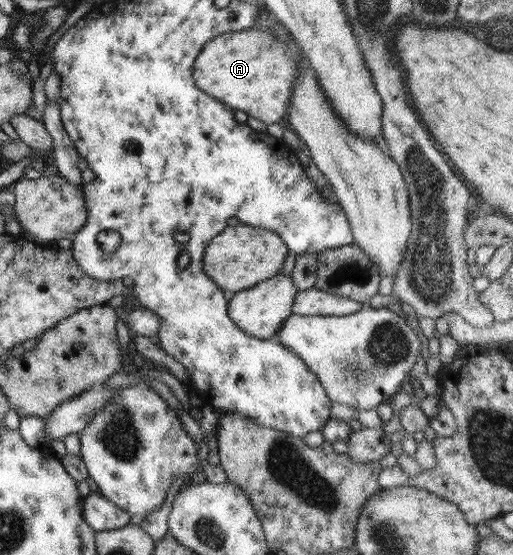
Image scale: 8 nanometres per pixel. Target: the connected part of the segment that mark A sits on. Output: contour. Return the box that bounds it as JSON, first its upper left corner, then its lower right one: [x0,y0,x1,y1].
[192,27,302,125]

